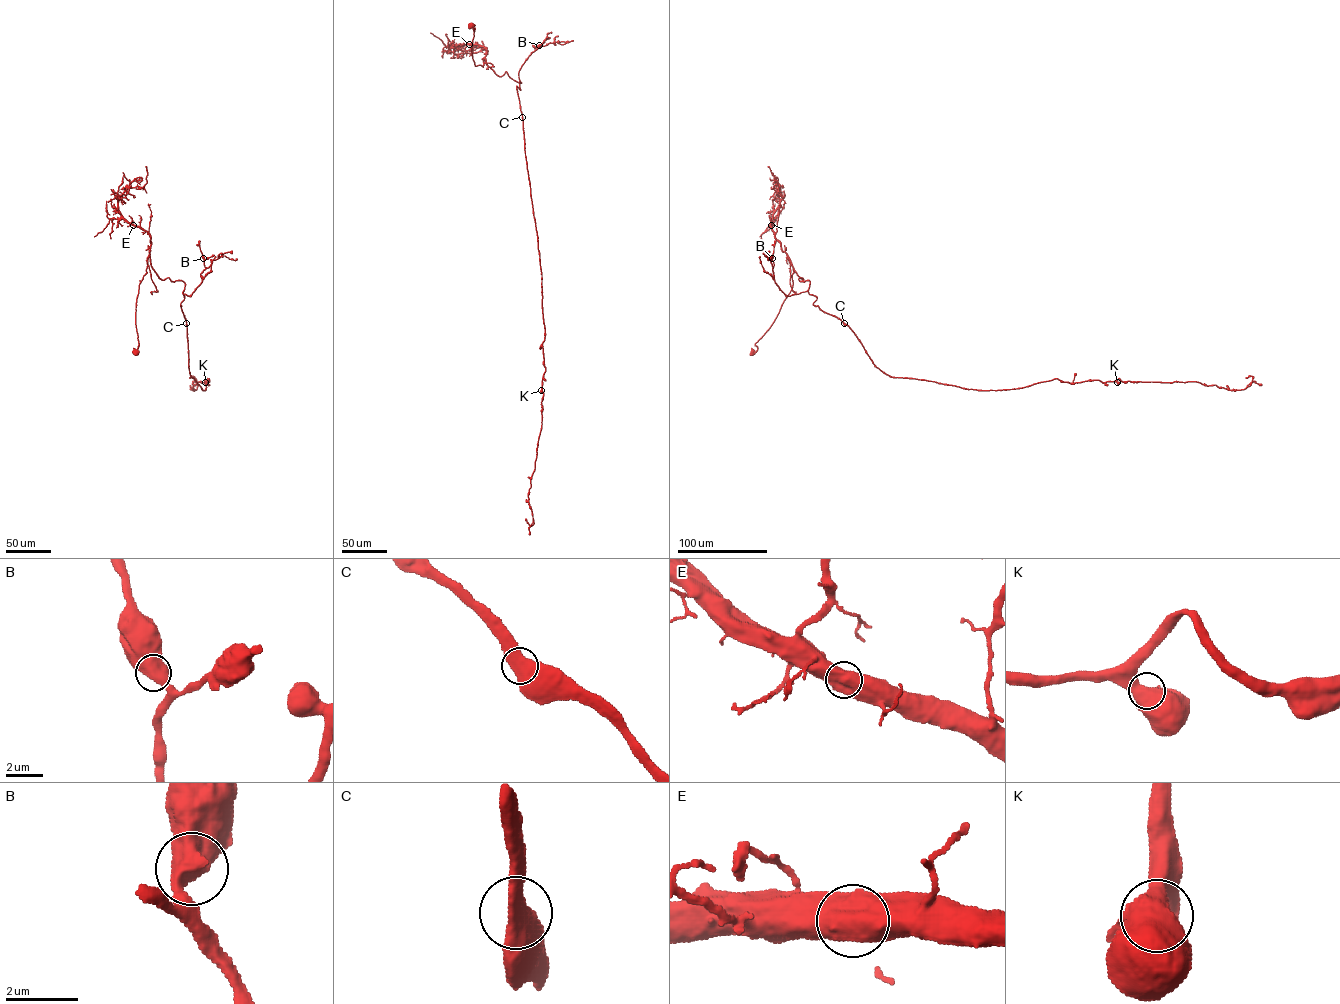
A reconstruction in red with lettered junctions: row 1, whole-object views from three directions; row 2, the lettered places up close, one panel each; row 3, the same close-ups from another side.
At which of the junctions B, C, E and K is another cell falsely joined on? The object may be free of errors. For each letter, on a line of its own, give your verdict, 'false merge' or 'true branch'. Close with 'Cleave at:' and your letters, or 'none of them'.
B: true branch
C: true branch
E: true branch
K: true branch
Cleave at: none of them

